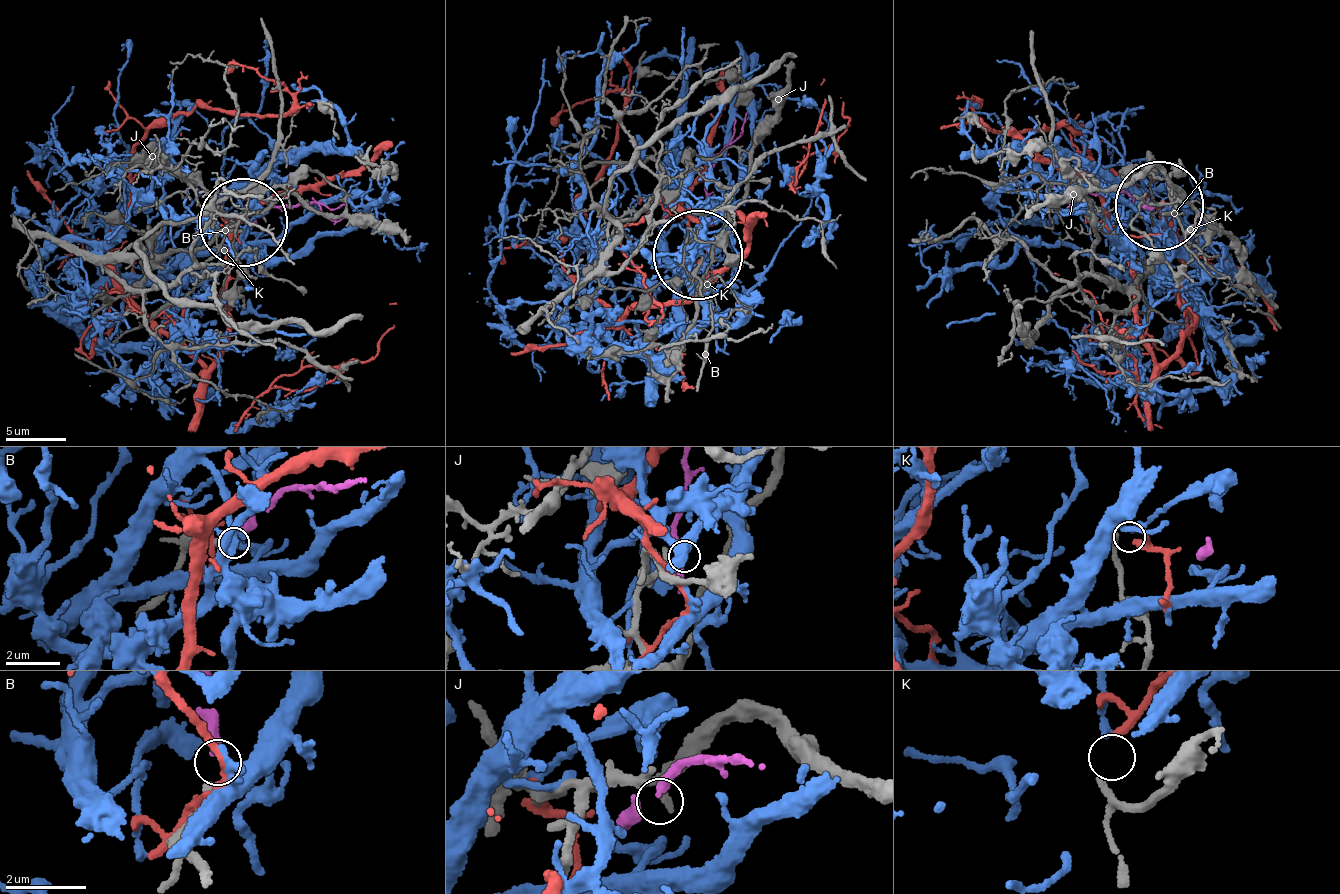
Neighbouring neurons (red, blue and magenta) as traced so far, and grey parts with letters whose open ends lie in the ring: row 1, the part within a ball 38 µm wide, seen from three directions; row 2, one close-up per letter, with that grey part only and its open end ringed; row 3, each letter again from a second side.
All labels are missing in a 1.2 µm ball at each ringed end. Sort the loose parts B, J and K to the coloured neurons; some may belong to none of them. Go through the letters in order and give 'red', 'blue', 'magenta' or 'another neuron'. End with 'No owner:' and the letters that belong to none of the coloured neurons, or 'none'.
B: magenta
J: another neuron
K: red
No owner: J

